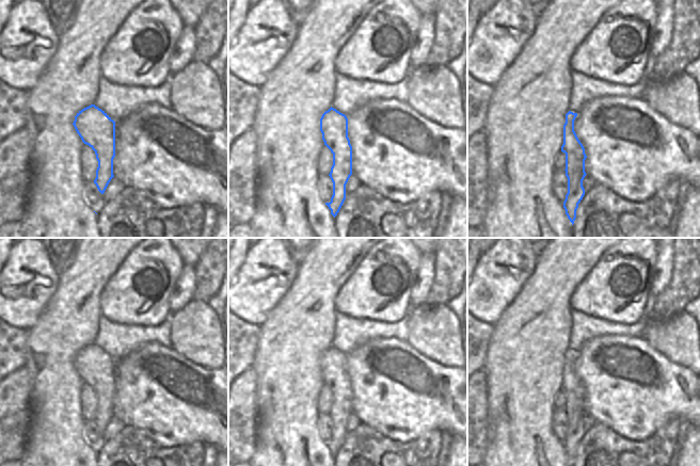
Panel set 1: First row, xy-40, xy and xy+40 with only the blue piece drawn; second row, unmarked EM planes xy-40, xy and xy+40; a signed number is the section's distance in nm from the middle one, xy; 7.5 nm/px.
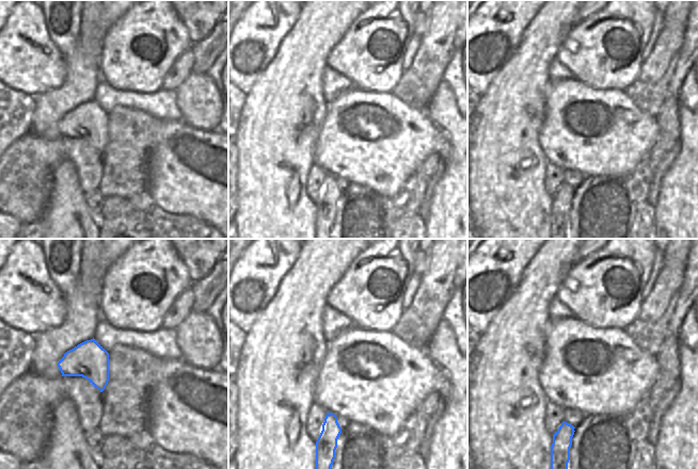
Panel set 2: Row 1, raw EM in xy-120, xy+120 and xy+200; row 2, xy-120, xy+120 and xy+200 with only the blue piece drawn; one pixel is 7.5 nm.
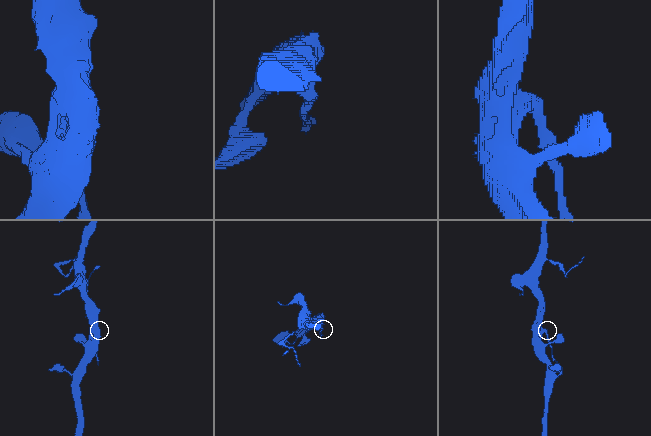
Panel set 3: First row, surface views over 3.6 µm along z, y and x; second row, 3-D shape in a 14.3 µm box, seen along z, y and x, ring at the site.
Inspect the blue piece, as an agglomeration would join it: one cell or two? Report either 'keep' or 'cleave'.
cleave

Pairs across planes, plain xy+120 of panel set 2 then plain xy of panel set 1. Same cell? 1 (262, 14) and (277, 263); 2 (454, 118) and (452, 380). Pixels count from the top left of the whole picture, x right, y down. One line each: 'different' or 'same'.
1: same
2: different

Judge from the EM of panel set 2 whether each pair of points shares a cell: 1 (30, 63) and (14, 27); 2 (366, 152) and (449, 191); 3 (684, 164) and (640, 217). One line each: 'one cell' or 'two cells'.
1: one cell
2: two cells
3: two cells

